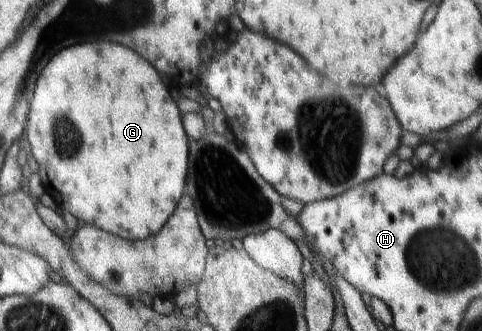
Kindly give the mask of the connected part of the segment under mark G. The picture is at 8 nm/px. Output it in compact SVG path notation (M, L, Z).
M96 41L96 43L86 43L86 45L65 47L52 56L36 80L27 115L26 137L30 143L30 153L39 165L38 173L45 192L57 203L58 210L64 210L74 215L77 220L80 219L88 225L99 227L112 235L130 241L145 240L156 235L174 213L178 200L186 193L190 149L188 137L180 121L180 111L174 99L170 97L171 92L168 93L168 89L164 87L165 83L160 81L158 75L158 71L146 59L142 59L142 56L135 51L117 43Z

